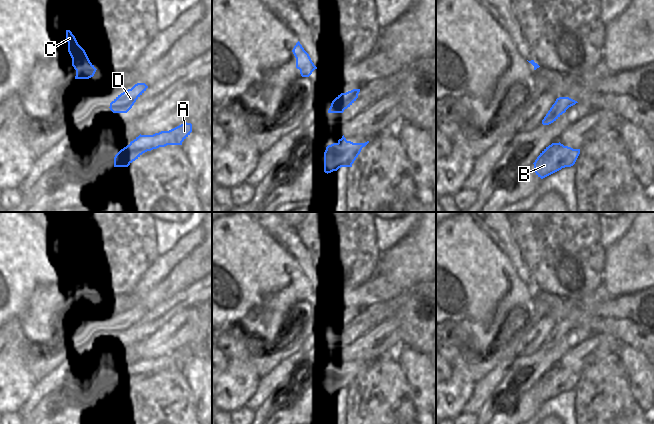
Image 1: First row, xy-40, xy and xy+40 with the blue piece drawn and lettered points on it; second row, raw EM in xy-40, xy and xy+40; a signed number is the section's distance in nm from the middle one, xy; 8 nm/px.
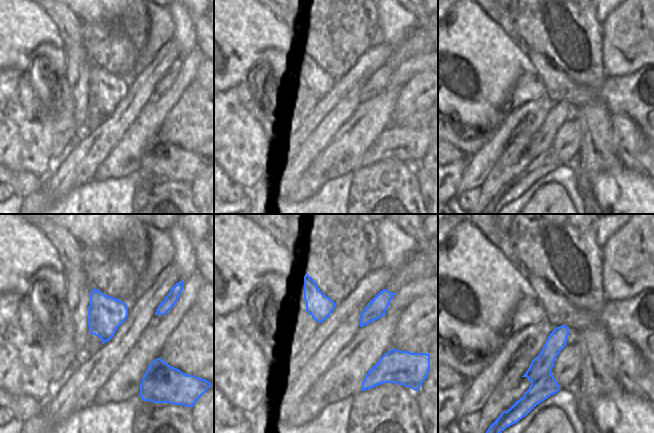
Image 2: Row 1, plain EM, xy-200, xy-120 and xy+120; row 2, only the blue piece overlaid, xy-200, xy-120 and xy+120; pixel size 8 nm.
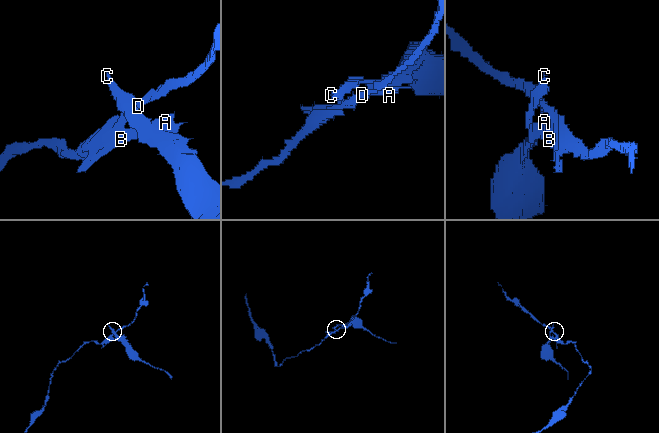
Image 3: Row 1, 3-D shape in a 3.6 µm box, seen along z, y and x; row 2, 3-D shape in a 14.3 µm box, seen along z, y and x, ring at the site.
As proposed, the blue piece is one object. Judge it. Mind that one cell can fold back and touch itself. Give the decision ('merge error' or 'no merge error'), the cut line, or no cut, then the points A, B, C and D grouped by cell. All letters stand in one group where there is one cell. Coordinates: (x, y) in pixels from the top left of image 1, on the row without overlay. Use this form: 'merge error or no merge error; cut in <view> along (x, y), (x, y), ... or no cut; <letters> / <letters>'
merge error; cut in xy along (338, 367), (344, 376), (336, 386), (337, 392); A C / B D

